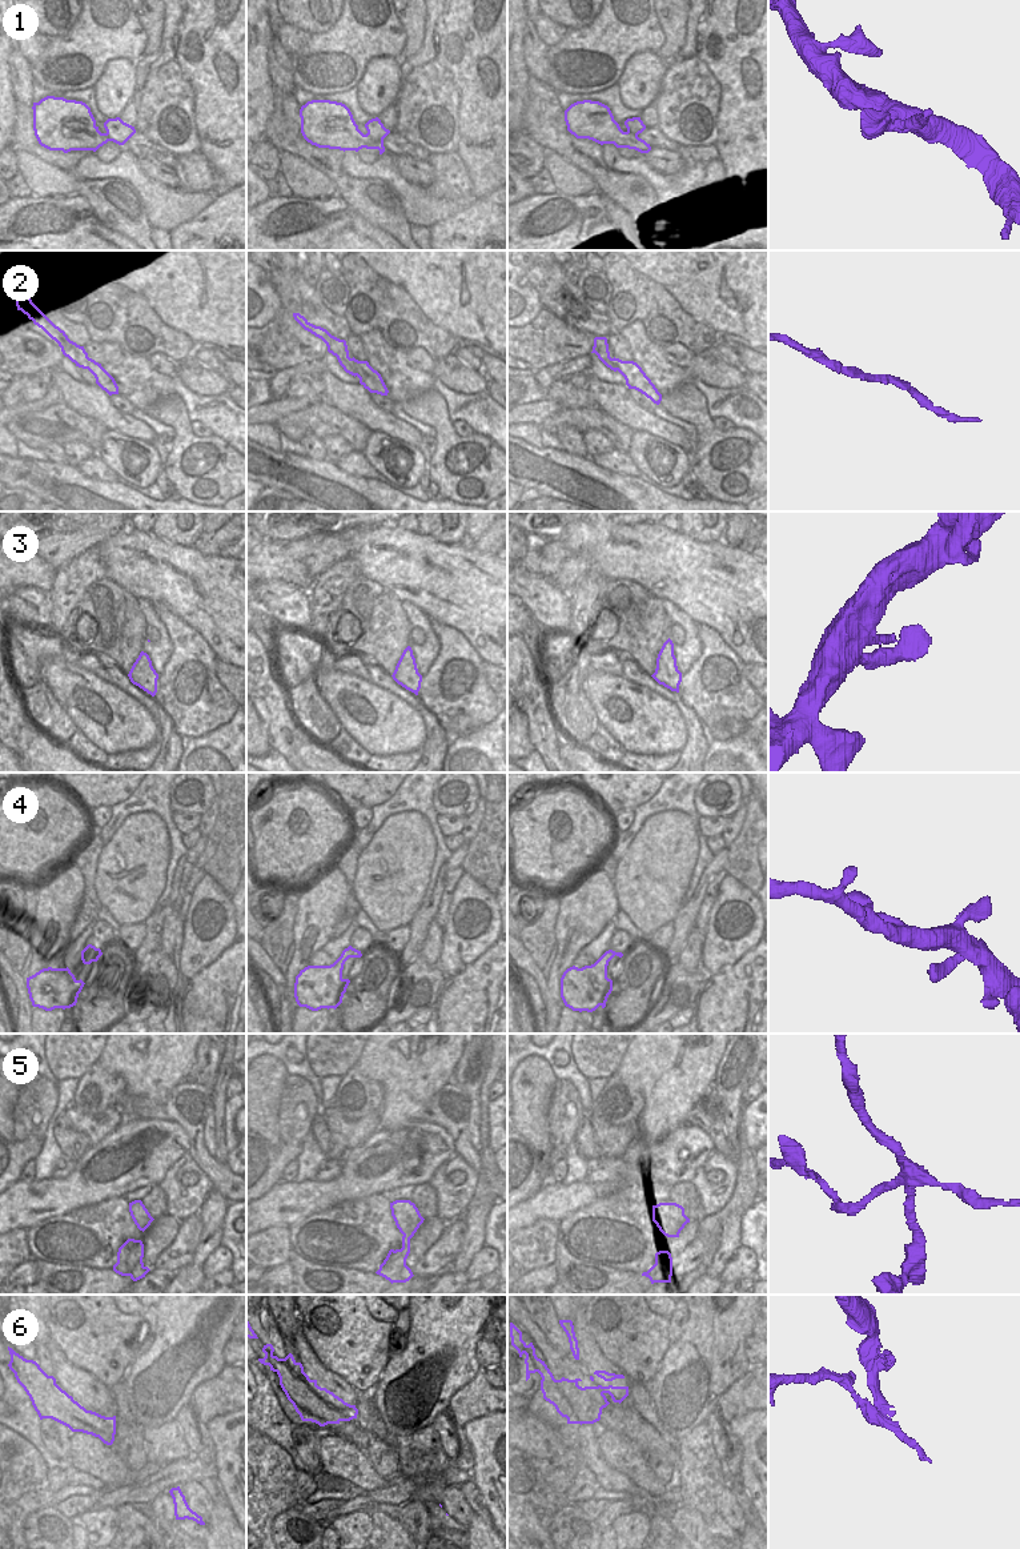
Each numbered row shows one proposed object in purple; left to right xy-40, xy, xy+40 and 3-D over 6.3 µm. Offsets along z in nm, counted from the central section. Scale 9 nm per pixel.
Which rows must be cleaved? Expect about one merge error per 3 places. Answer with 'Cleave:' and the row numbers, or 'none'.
Cleave: 5, 6

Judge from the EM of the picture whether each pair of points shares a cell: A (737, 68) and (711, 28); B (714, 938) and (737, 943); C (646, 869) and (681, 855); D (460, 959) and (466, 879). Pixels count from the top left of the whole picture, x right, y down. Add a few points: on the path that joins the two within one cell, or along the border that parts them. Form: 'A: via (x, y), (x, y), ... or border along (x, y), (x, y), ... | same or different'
A: via (737, 59), (737, 53), (721, 37) | same
B: via (719, 938), (731, 942) | same
C: via (654, 867), (666, 855), (673, 855) | same
D: via (457, 939), (452, 918), (460, 910), (462, 899) | same

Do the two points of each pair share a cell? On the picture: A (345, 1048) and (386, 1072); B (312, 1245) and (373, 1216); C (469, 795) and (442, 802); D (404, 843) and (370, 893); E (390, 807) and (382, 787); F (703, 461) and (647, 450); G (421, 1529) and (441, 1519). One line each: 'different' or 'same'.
A: different
B: same
C: same
D: same
E: different
F: different
G: different

